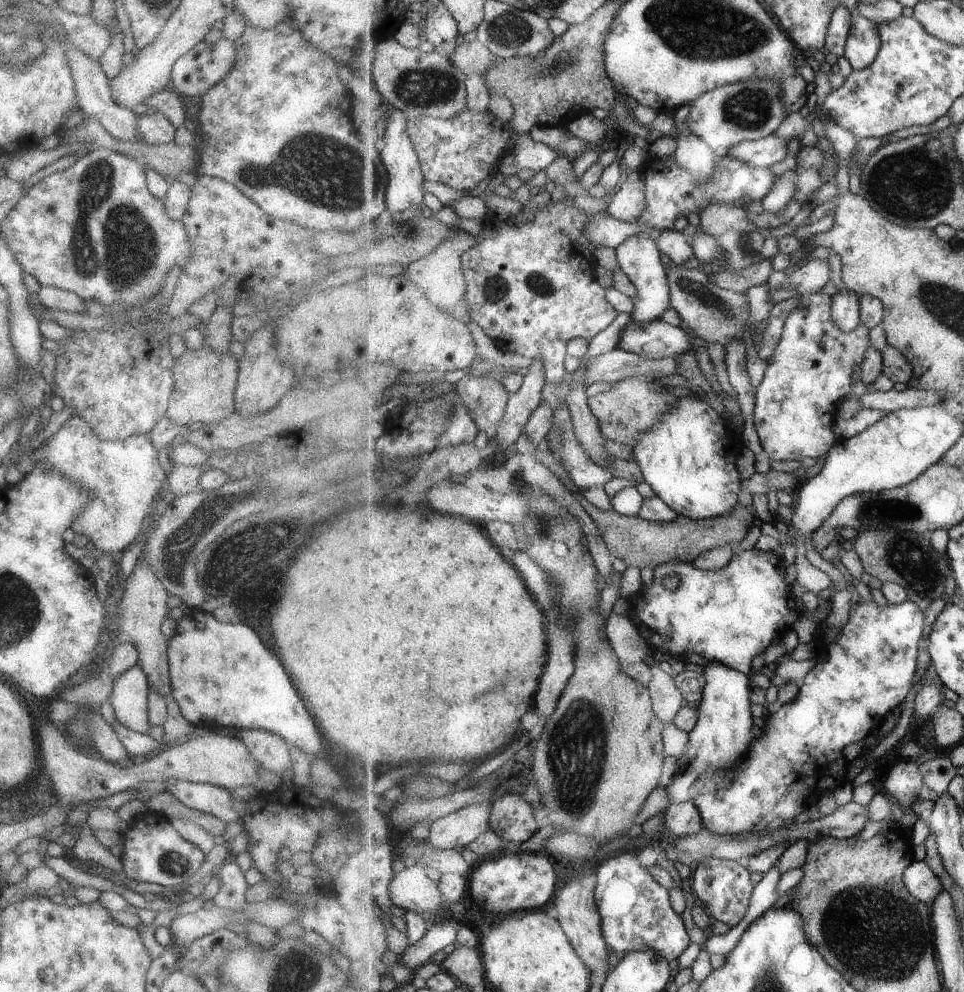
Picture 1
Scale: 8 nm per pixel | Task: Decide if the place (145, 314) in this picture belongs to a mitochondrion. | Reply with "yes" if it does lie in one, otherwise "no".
yes

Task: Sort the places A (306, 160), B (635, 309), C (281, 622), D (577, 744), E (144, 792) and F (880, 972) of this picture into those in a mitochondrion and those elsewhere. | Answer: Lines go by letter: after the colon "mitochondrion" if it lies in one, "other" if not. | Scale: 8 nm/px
A: mitochondrion
B: other
C: other
D: mitochondrion
E: other
F: mitochondrion

